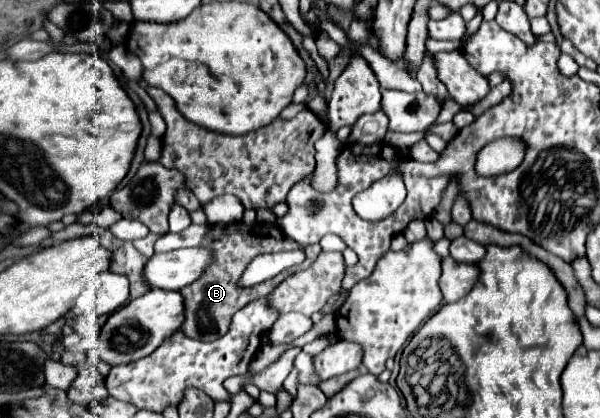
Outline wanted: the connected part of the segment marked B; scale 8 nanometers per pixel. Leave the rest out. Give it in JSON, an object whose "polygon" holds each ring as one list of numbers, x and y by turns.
{"polygon":[[229,223,229,225,209,225,209,233,201,243,203,247,213,251,213,263,207,267,207,271,203,273,201,279,197,279,195,283,187,285,185,289,181,289,181,295,185,299,185,323,181,327,181,331,197,341,215,341,219,337,223,337,229,329,231,317,243,309,247,303,265,297,267,293,271,293,273,287,279,285,281,275,261,283,257,287,251,289,239,289,237,281,243,275,245,267,261,253,269,253,269,251,285,251,285,249,299,249,299,245,289,239,285,233,281,233,279,227,269,227,269,225,245,225,245,223]]}

